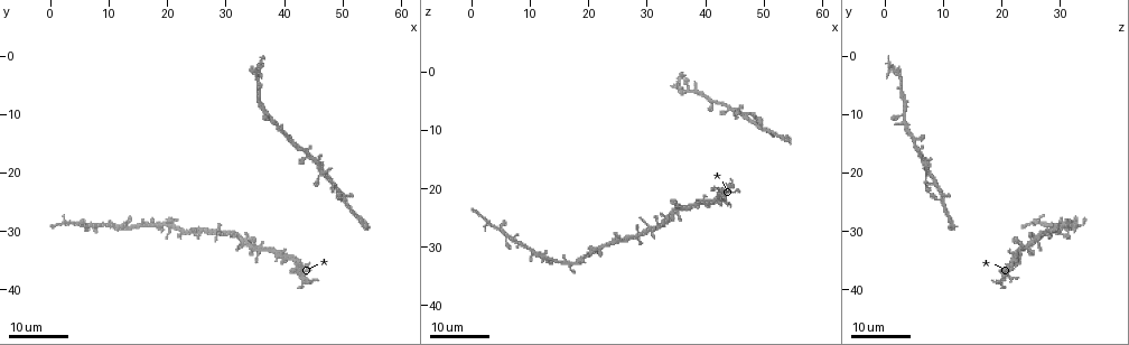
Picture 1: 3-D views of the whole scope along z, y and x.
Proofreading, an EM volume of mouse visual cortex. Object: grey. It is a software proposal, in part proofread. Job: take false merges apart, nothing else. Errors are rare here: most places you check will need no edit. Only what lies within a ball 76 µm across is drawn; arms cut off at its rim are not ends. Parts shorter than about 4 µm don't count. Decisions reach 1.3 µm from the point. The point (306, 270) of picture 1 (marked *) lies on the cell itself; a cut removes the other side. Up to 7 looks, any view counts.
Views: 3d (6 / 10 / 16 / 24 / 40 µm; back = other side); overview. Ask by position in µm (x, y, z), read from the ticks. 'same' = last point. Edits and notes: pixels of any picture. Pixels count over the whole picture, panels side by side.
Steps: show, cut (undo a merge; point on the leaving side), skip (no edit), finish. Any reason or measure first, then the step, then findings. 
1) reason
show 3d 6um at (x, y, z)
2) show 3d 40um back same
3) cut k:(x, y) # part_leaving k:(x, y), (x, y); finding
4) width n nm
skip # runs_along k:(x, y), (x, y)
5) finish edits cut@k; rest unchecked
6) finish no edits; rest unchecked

show 3d 16um at (16.0, 28.5, 32.5)

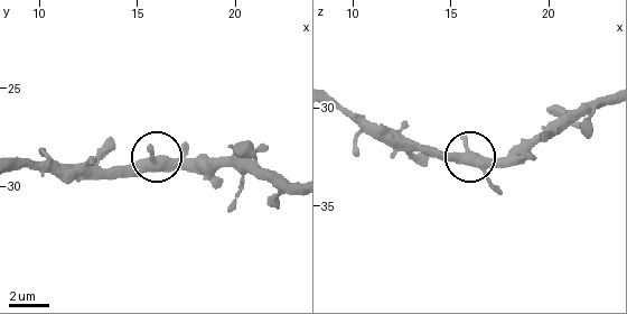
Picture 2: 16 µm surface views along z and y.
show 3d 10um at (16.2, 29.1, 32.4)

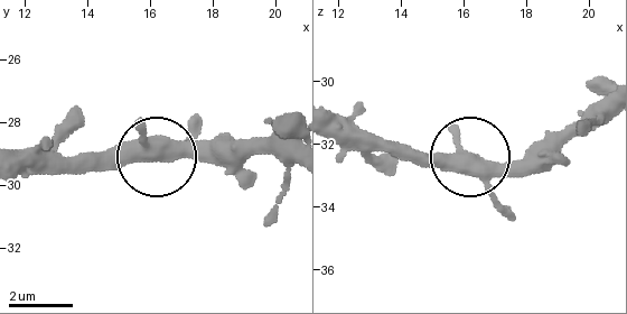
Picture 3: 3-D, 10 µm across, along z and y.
show 3d 10um back at (16.1, 29.0, 32.4)

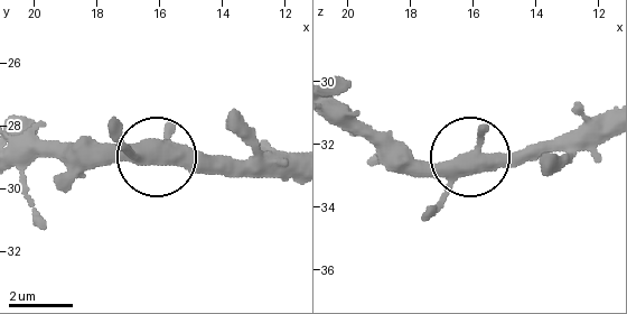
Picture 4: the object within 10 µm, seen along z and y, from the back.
arms 3
skip # runs_along 4:(19, 163), (43, 154), (212, 154), (265, 163); continuous, no second cell

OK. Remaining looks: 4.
show 3d 16um at (11.0, 29.0, 31.5)

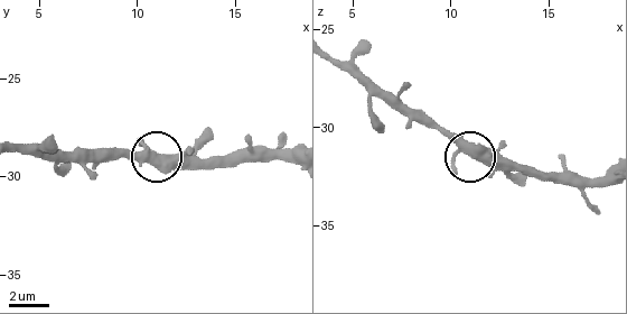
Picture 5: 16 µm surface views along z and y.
show 3d 6um at (11.1, 29.3, 31.5)

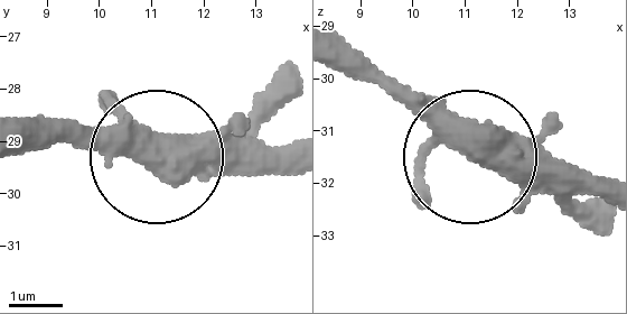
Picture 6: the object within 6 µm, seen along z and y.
show 3d 6um back at (11.15, 29.20, 31.45)

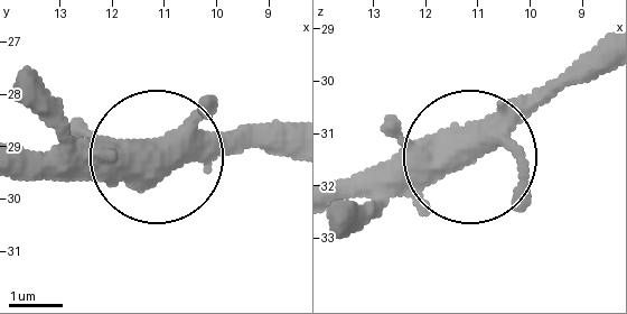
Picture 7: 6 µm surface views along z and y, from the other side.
skip # runs_along 7:(30, 156), (217, 156), (253, 142); all the same cell

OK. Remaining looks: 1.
finish no edits; rest unchecked

